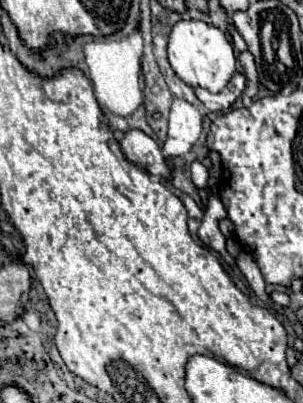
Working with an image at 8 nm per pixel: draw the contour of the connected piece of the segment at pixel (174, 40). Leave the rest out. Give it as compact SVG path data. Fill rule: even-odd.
M180 21L174 25L168 41L168 59L176 75L190 87L204 87L212 93L222 91L236 73L236 55L230 39L214 25L202 21Z

